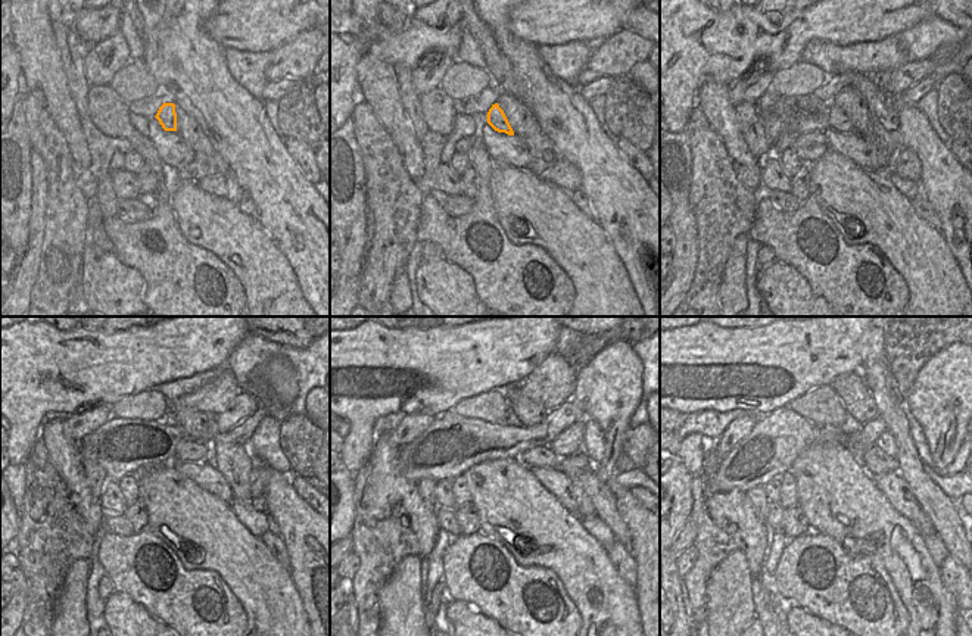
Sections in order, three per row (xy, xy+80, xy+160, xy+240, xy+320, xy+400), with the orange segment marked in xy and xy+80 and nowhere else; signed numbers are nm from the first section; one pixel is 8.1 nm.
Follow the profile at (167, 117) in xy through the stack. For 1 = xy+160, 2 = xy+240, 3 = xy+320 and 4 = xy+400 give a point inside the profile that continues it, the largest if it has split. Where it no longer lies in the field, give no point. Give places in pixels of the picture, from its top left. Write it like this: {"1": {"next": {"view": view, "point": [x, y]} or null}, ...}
{"1": {"next": {"view": "xy+160", "point": [838, 121]}}, "2": {"next": {"view": "xy+240", "point": [187, 451]}}, "3": {"next": {"view": "xy+320", "point": [536, 457]}}, "4": {"next": {"view": "xy+400", "point": [875, 461]}}}

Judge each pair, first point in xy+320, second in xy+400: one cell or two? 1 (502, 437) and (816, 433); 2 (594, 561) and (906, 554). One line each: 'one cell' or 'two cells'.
1: one cell
2: one cell

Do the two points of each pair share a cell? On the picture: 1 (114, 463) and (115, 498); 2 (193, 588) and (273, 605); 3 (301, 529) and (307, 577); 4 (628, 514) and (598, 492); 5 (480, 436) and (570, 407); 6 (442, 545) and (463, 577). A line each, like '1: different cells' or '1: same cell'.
1: different cells
2: different cells
3: same cell
4: different cells
5: same cell
6: different cells

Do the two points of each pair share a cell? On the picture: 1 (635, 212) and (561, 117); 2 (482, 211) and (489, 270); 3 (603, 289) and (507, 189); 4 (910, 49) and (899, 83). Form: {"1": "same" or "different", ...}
{"1": "same", "2": "same", "3": "same", "4": "different"}

